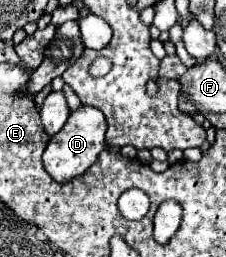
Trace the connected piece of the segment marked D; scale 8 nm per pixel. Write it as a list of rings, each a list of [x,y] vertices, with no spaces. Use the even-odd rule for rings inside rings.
[[[81,105],[79,109],[71,111],[71,115],[69,115],[67,123],[63,125],[63,129],[49,139],[49,145],[43,153],[45,169],[59,183],[71,181],[79,173],[87,171],[97,161],[99,153],[105,149],[105,131],[107,131],[107,123],[105,123],[103,113],[97,107]]]

